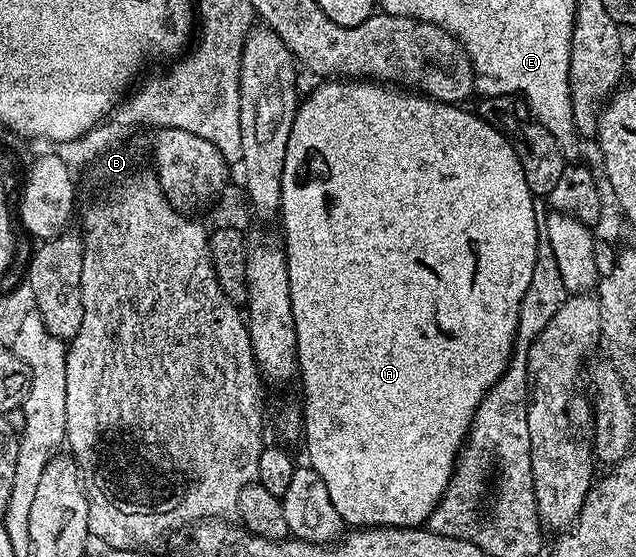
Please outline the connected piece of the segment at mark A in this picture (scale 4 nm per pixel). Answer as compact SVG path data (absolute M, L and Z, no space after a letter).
M325 79L320 82L318 89L309 93L309 98L302 100L297 107L295 123L291 123L291 135L287 139L287 155L283 159L283 175L281 176L281 211L279 222L285 232L283 248L285 251L285 266L291 283L291 311L295 319L295 335L297 336L297 371L301 381L301 393L305 396L303 404L303 442L309 452L308 464L312 466L323 479L335 511L339 511L342 522L349 527L399 527L412 529L426 524L431 511L441 501L453 478L453 468L461 452L461 444L473 422L475 411L483 399L483 395L505 373L509 359L513 356L513 340L517 338L517 323L519 307L523 303L523 295L527 295L527 286L531 283L531 275L537 258L537 234L539 232L539 217L533 192L527 187L527 179L523 179L523 167L519 167L517 149L514 142L506 134L493 125L488 125L476 112L465 110L461 105L448 105L442 101L430 101L428 97L412 91L400 91L385 83L370 82L363 79Z

